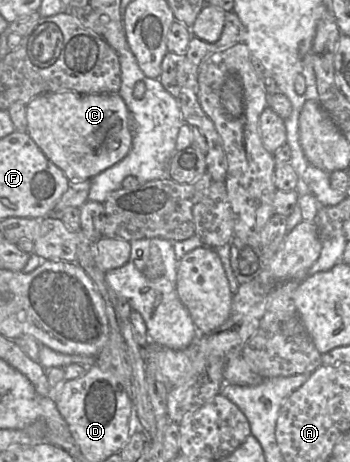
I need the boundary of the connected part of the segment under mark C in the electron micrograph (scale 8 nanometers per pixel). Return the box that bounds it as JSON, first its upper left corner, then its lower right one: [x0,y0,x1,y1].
[26,91,133,181]

